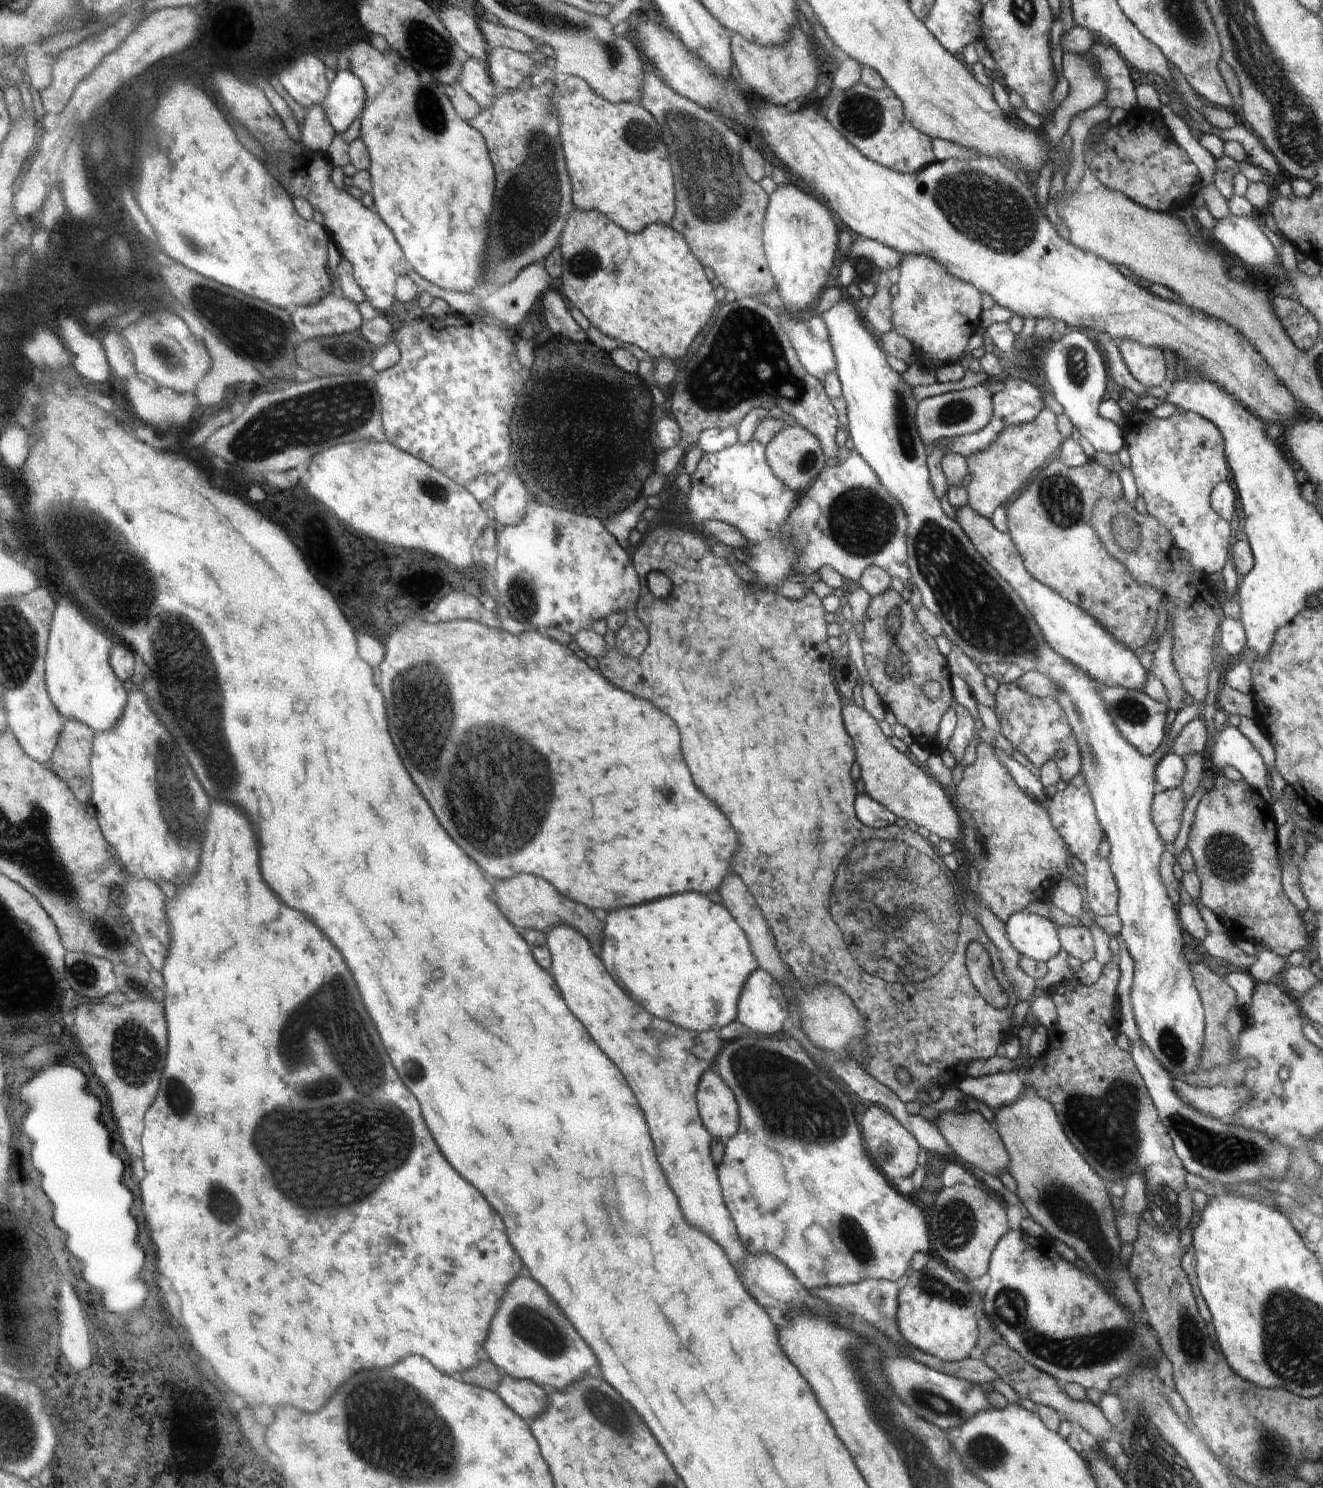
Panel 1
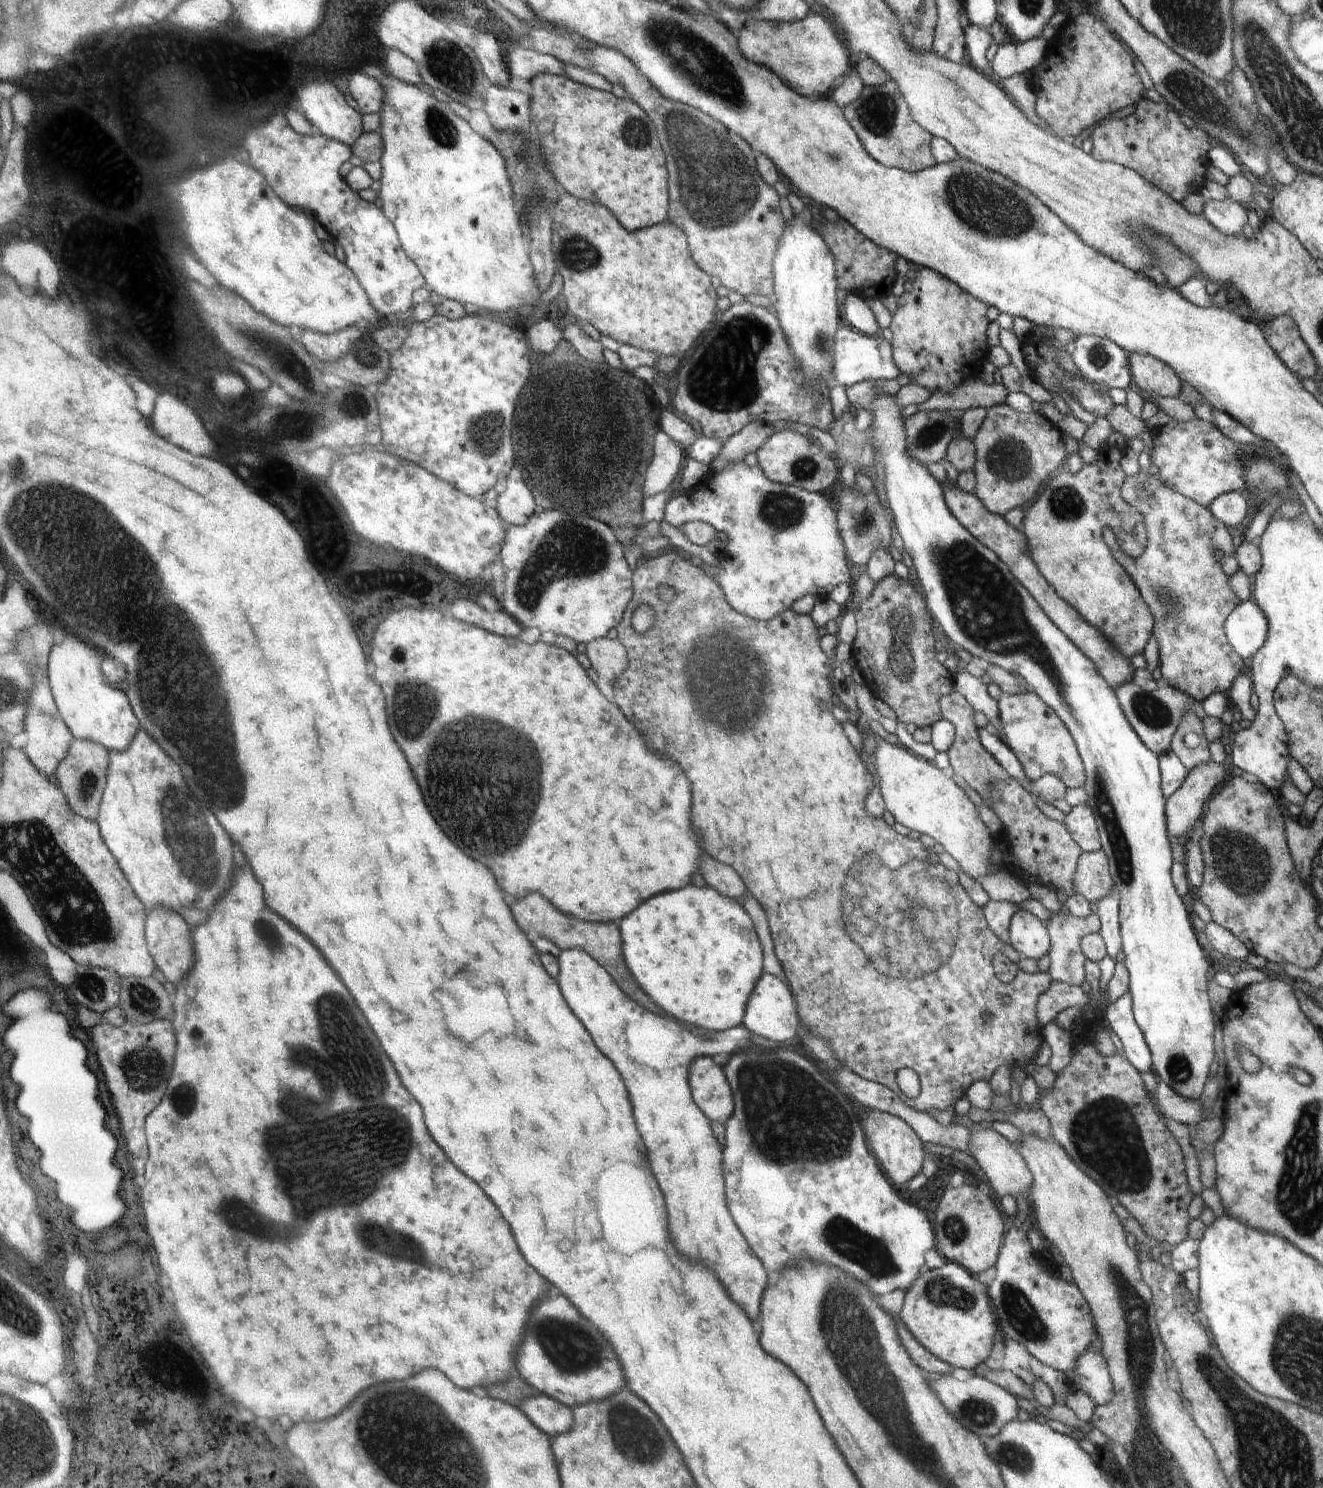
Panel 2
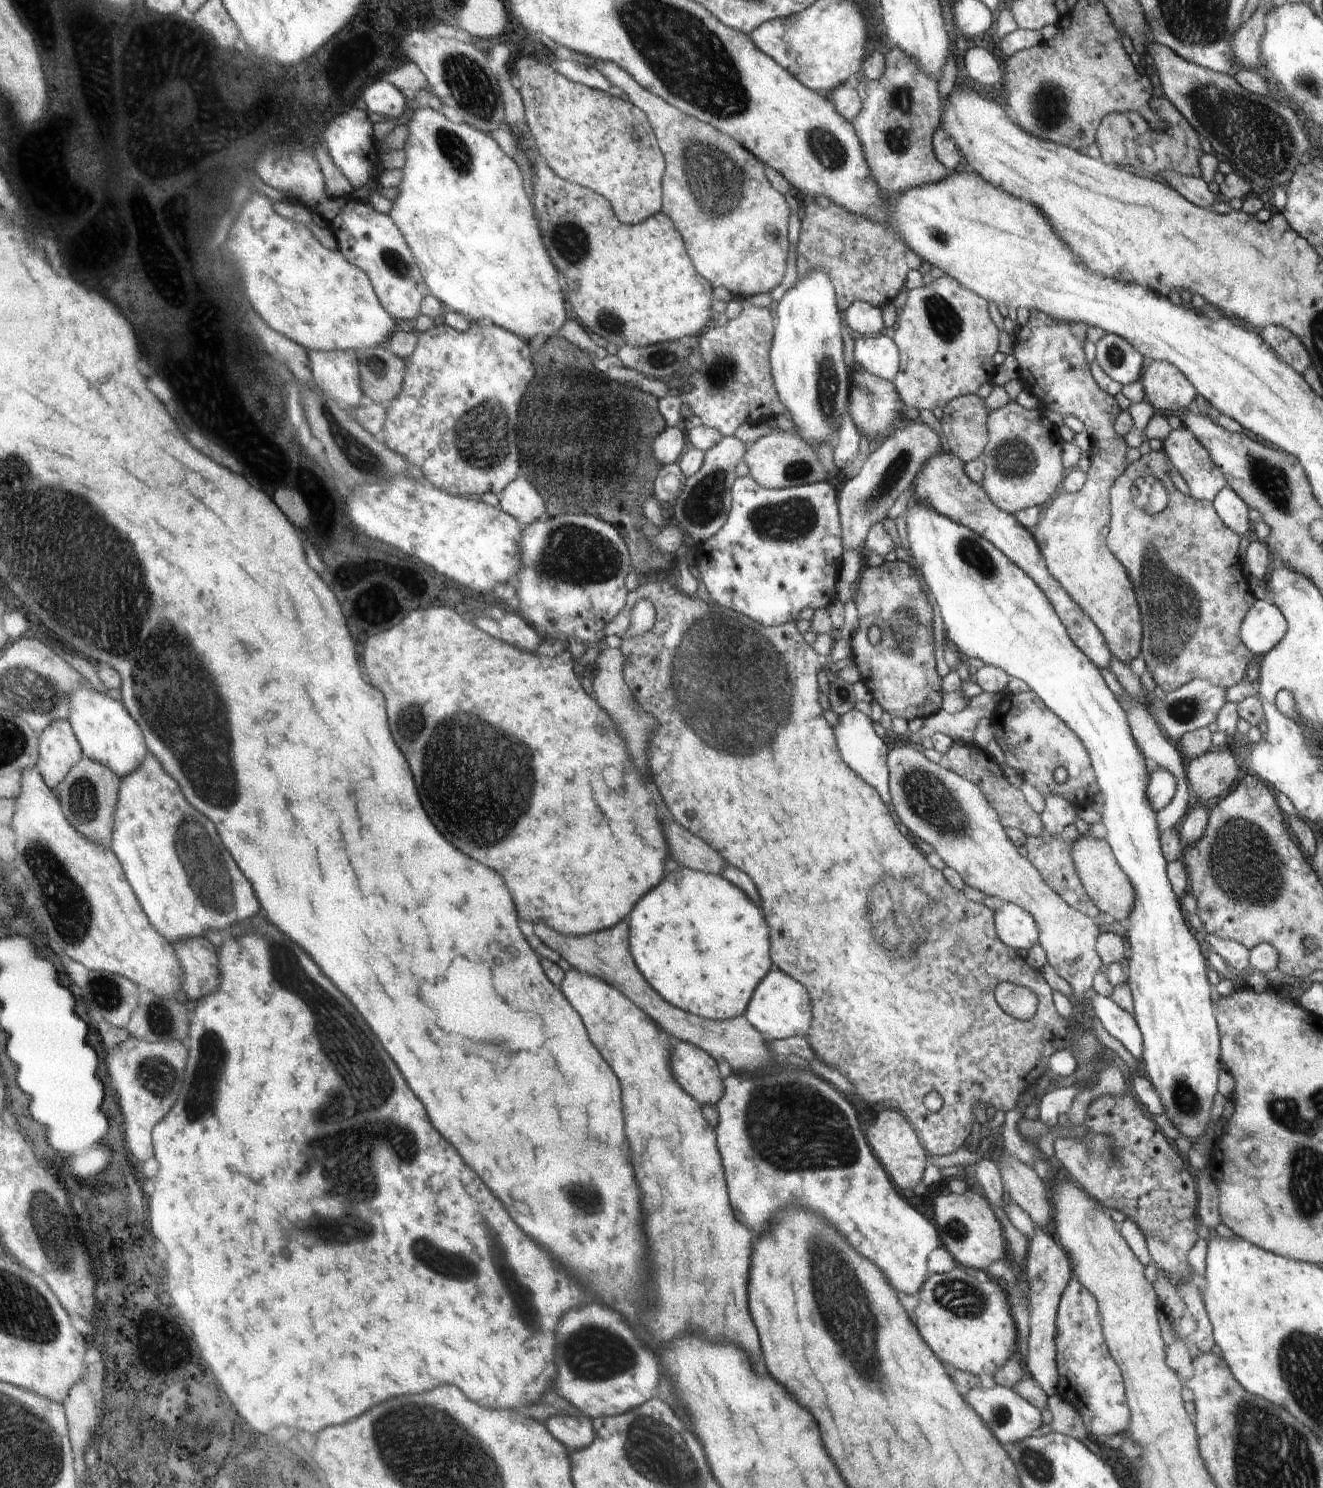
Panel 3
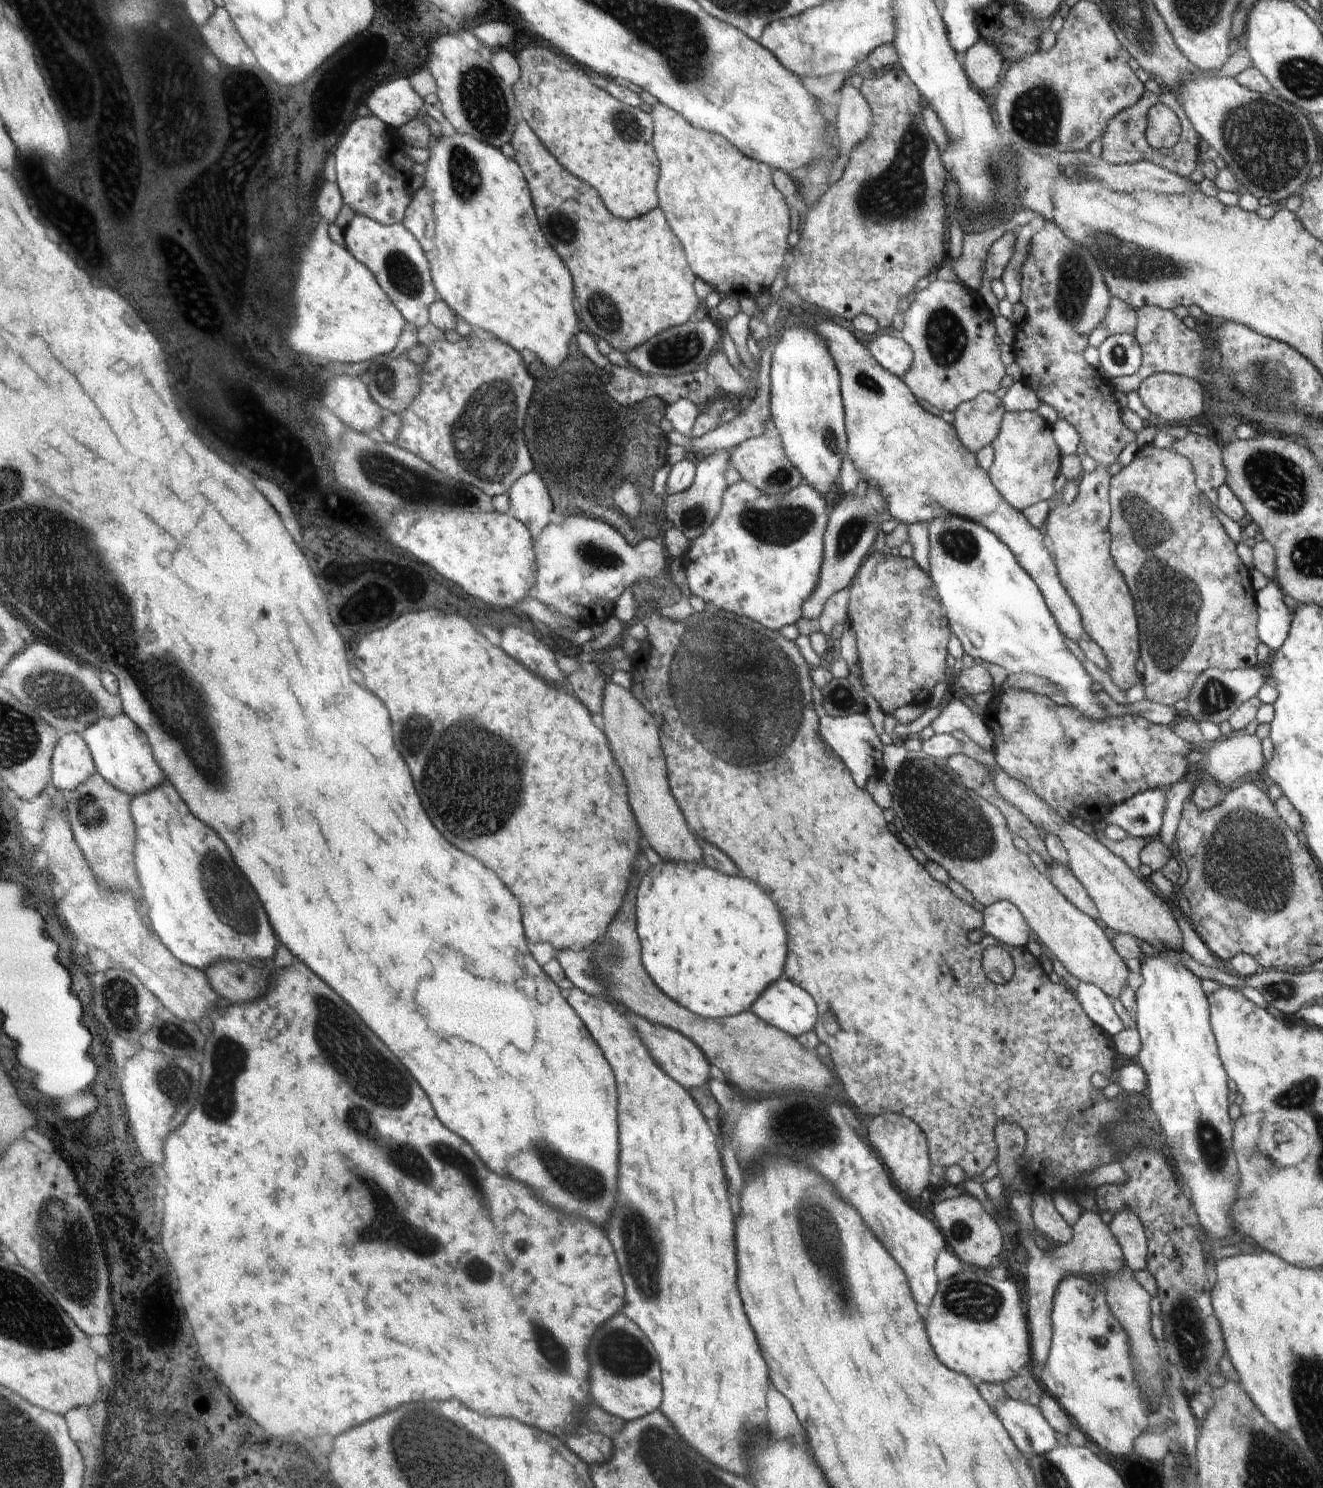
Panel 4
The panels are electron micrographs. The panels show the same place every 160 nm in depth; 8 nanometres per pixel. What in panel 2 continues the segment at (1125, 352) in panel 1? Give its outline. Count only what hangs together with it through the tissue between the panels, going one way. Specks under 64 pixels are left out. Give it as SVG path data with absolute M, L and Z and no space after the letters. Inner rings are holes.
M1131 353L1129 367L1137 385L1154 397L1178 397L1182 388L1181 378L1167 363L1151 357Z

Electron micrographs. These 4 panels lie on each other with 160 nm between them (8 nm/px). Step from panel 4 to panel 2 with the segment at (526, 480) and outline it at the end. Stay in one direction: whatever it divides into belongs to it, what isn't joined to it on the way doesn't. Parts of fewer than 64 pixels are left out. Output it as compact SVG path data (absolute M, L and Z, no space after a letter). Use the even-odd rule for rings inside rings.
M507 479L504 492L498 494L493 503L508 525L523 525L536 510L532 492L522 479Z

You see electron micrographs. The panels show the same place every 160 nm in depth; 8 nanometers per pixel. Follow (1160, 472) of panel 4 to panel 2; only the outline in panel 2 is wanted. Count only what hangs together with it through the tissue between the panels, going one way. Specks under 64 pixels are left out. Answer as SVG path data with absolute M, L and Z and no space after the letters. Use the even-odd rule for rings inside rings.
M1140 470L1133 476L1126 476L1121 495L1143 516L1146 548L1139 557L1132 557L1118 546L1110 527L1105 527L1103 537L1152 613L1164 683L1192 695L1199 702L1215 692L1229 692L1234 679L1246 672L1247 667L1227 641L1224 628L1228 615L1241 602L1221 567L1235 555L1230 532L1205 506L1161 483L1153 470ZM1144 487L1152 494L1148 499L1139 496Z

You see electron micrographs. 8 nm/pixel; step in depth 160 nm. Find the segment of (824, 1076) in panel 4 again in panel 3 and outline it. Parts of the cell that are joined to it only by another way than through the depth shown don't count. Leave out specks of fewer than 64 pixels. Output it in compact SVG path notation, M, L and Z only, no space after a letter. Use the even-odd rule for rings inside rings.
M628 920L613 928L591 934L580 934L580 936L562 934L562 932L556 932L554 928L550 930L546 924L536 924L534 932L545 946L560 954L569 963L569 966L612 984L630 1002L649 1015L654 1022L664 1026L676 1040L700 1047L717 1063L726 1060L733 1071L742 1073L769 1070L778 1065L776 1062L776 1058L779 1058L778 1055L775 1057L772 1054L772 1050L766 1046L765 1036L762 1036L754 1026L750 1026L750 1022L746 1020L744 1015L730 1020L716 1021L680 1010L662 999L658 992L649 986L649 982L642 978L642 974L634 962L633 954L630 954Z

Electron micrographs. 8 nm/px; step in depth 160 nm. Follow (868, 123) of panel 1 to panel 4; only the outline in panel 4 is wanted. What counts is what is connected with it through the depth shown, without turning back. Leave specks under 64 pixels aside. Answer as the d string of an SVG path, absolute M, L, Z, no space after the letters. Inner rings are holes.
M900 66L886 69L879 78L865 78L859 91L872 112L870 134L852 150L837 184L830 186L816 206L802 210L801 238L791 248L786 286L841 323L848 324L858 314L868 314L882 329L892 324L900 296L914 290L922 276L932 279L930 272L946 258L944 184L948 172L922 119L924 96Z

